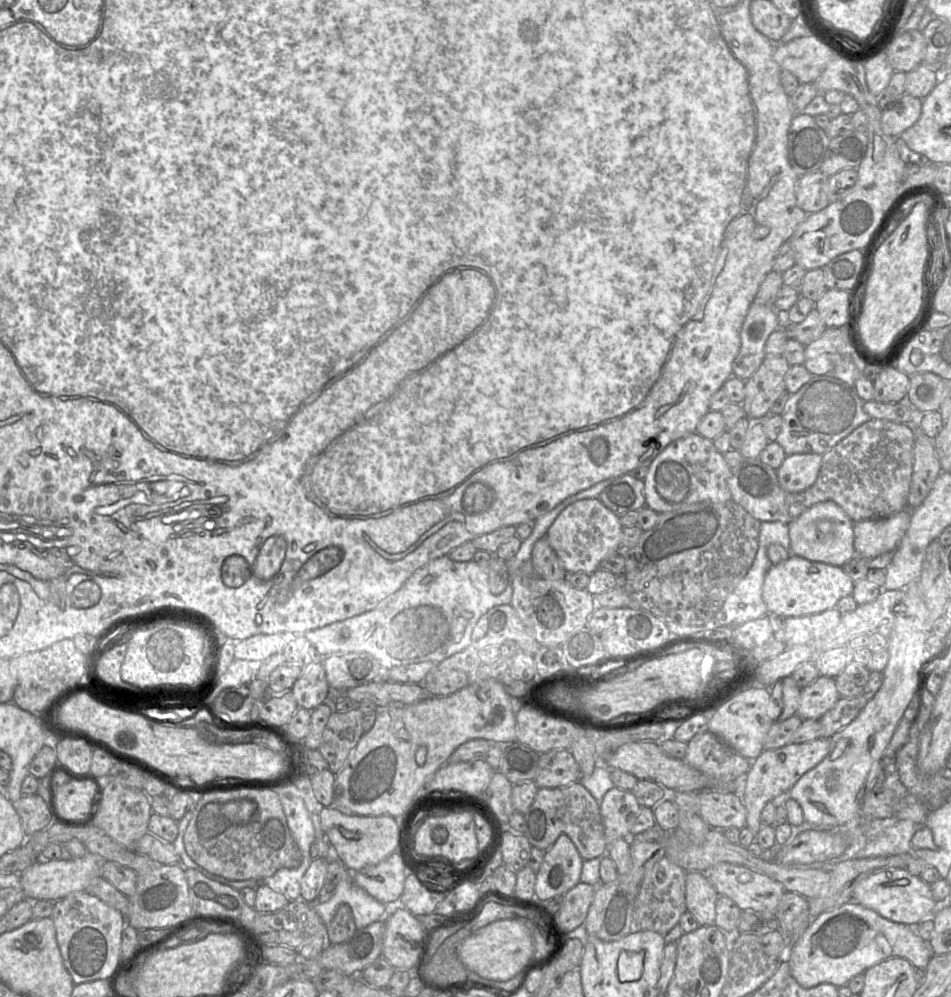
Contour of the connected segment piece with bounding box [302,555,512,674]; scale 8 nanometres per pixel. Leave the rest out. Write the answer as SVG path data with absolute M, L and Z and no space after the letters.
M445 555L417 570L397 591L386 597L372 610L302 635L323 656L366 652L379 662L382 674L398 666L426 661L440 663L471 646L472 631L484 613L494 606L511 603L511 581L501 594L494 595L489 590L488 578L489 564L479 565L473 560L457 562Z

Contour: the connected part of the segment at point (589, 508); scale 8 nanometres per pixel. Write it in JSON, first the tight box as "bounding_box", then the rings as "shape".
{"bounding_box":[546,498,622,575],"shape":[[[587,498],[565,507],[549,527],[546,538],[566,572],[591,575],[602,560],[621,548],[622,530],[620,516],[608,509],[599,498]]]}

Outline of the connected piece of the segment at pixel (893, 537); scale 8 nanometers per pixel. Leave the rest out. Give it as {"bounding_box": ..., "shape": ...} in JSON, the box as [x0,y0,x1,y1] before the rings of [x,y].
{"bounding_box":[854,509,910,559],"shape":[[[910,509],[888,517],[854,522],[855,553],[868,559],[894,552],[910,523]]]}

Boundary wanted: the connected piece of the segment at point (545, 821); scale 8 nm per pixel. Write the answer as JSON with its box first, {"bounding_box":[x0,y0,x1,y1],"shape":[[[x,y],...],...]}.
{"bounding_box":[523,781,607,860],"shape":[[[579,781],[564,787],[539,788],[532,805],[527,813],[523,815],[526,822],[524,835],[532,847],[547,850],[561,834],[565,834],[572,840],[583,860],[601,858],[607,853],[607,844],[599,803]]]}

